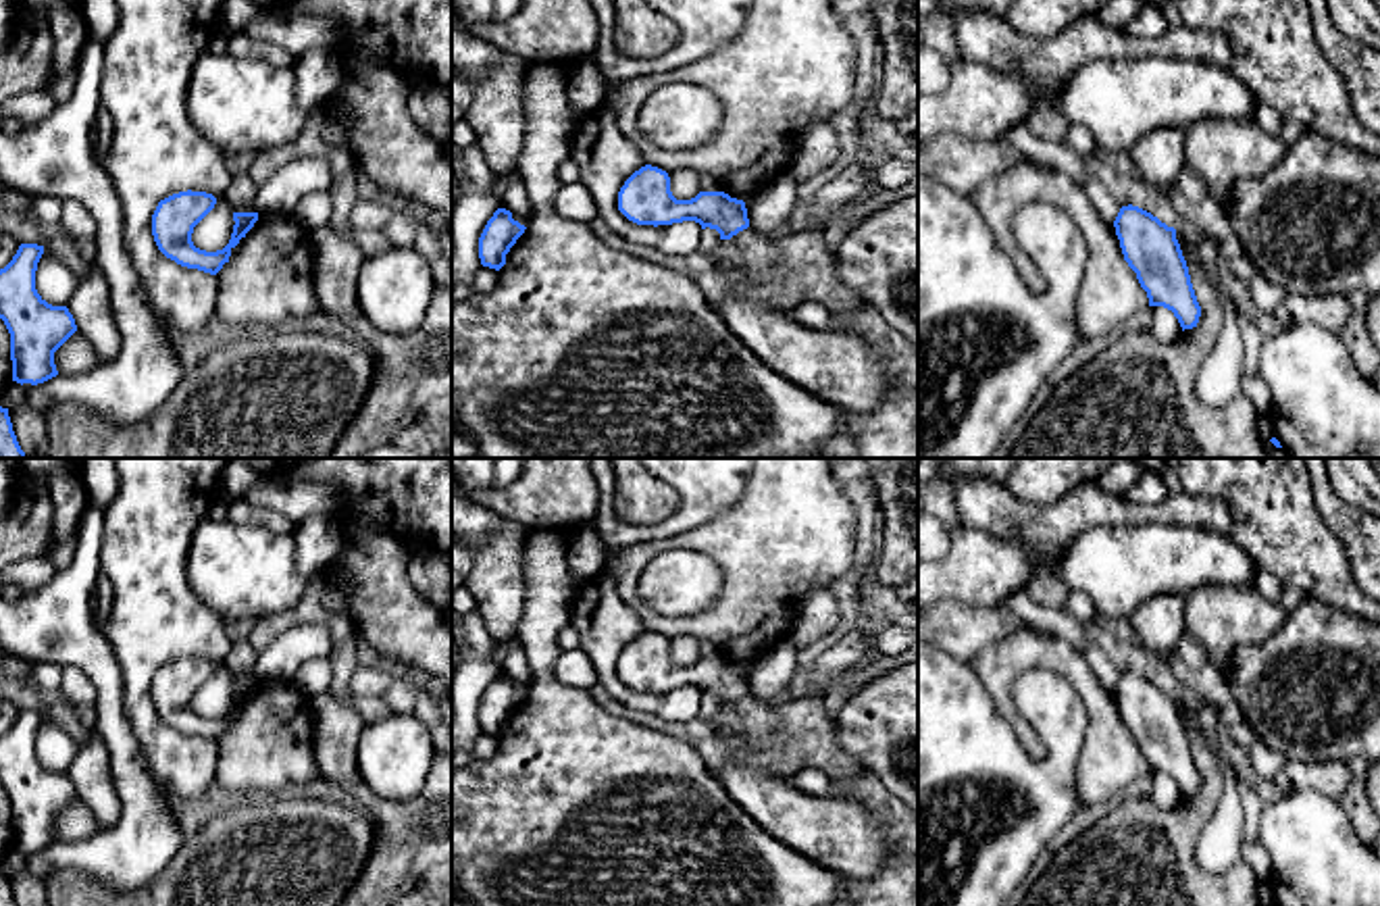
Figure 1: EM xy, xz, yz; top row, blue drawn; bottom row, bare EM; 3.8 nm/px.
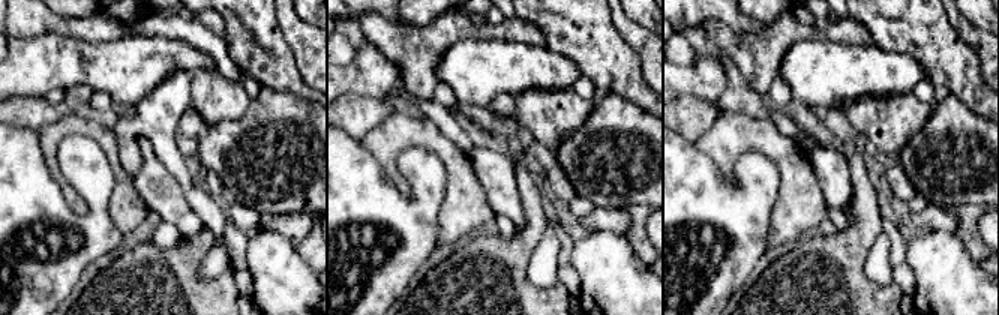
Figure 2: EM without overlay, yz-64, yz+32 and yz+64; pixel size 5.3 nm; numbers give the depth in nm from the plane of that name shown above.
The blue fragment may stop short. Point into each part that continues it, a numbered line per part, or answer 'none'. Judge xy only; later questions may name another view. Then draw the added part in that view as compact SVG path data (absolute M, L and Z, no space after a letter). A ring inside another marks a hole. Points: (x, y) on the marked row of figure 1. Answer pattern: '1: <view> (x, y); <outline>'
none

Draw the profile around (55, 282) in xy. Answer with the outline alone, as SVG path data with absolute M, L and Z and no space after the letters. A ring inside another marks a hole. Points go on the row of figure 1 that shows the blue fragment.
M44 250L35 271L35 290L42 300L52 306L67 306L79 281L62 260Z

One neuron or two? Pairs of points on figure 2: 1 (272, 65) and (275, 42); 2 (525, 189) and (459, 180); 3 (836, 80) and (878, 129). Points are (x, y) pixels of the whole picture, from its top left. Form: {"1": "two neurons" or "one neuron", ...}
{"1": "one neuron", "2": "two neurons", "3": "two neurons"}

